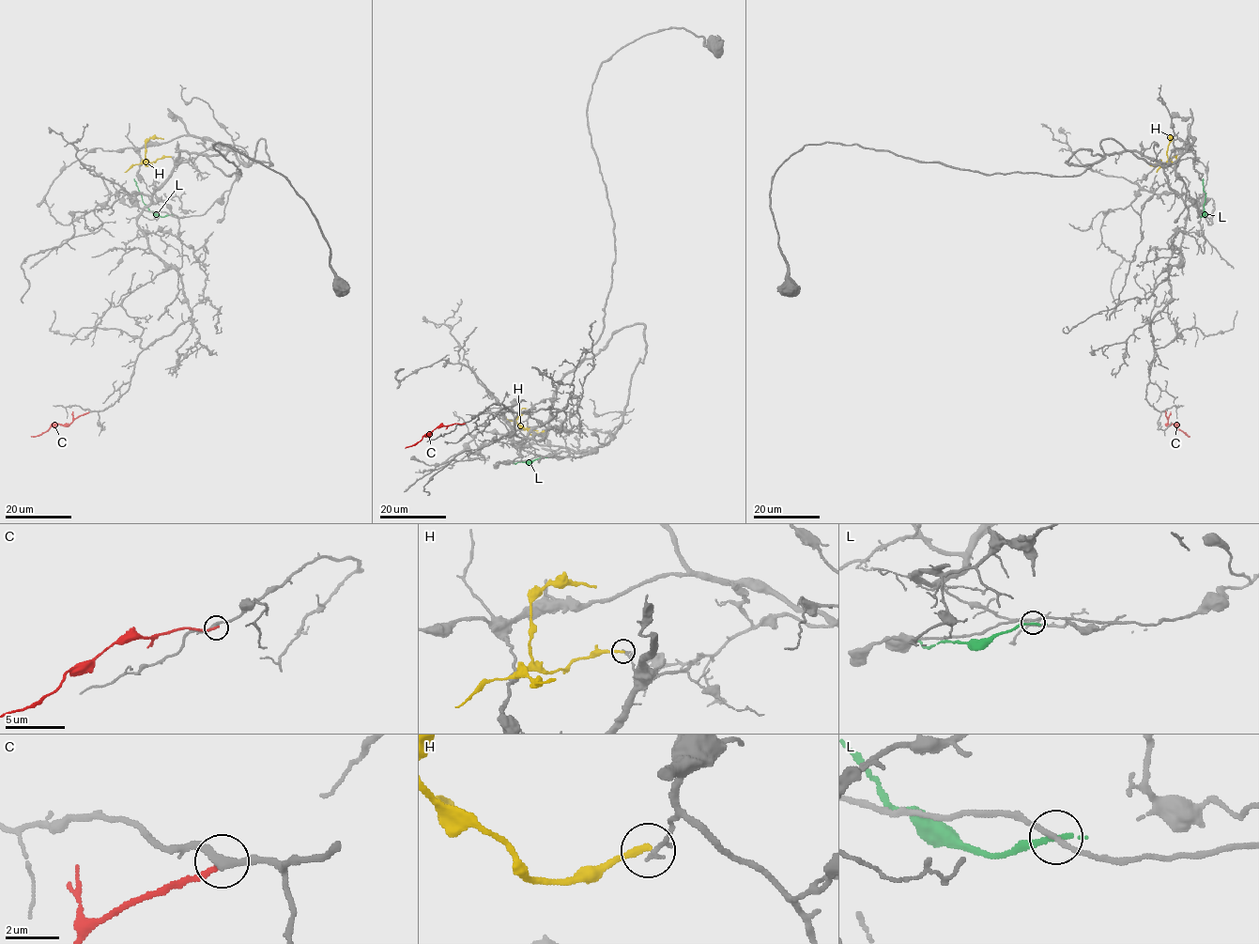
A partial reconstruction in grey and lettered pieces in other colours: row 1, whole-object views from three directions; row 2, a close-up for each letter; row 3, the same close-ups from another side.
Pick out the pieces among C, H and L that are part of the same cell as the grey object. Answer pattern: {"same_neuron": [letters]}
{"same_neuron": []}

